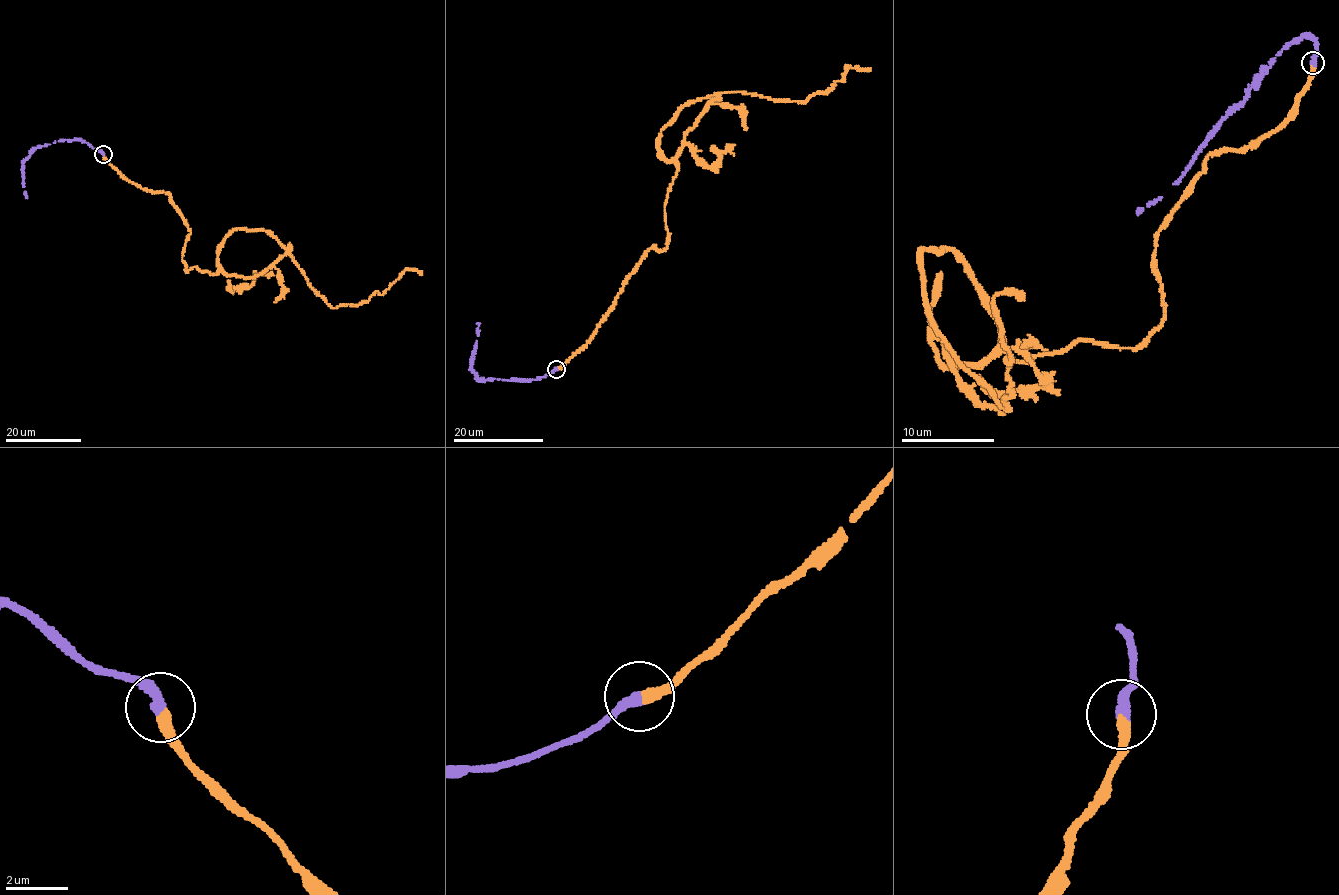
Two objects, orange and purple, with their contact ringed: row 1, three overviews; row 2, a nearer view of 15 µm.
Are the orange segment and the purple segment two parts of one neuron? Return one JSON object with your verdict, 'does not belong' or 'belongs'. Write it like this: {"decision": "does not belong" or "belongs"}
{"decision": "belongs"}

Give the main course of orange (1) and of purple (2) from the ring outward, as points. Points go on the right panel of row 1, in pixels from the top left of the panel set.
1: (1313, 63), (1159, 231), (1135, 348), (1018, 362), (924, 247), (1008, 411), (996, 295), (1024, 300)
2: (1313, 63), (1314, 38), (1286, 43), (1189, 168), (1138, 215)

